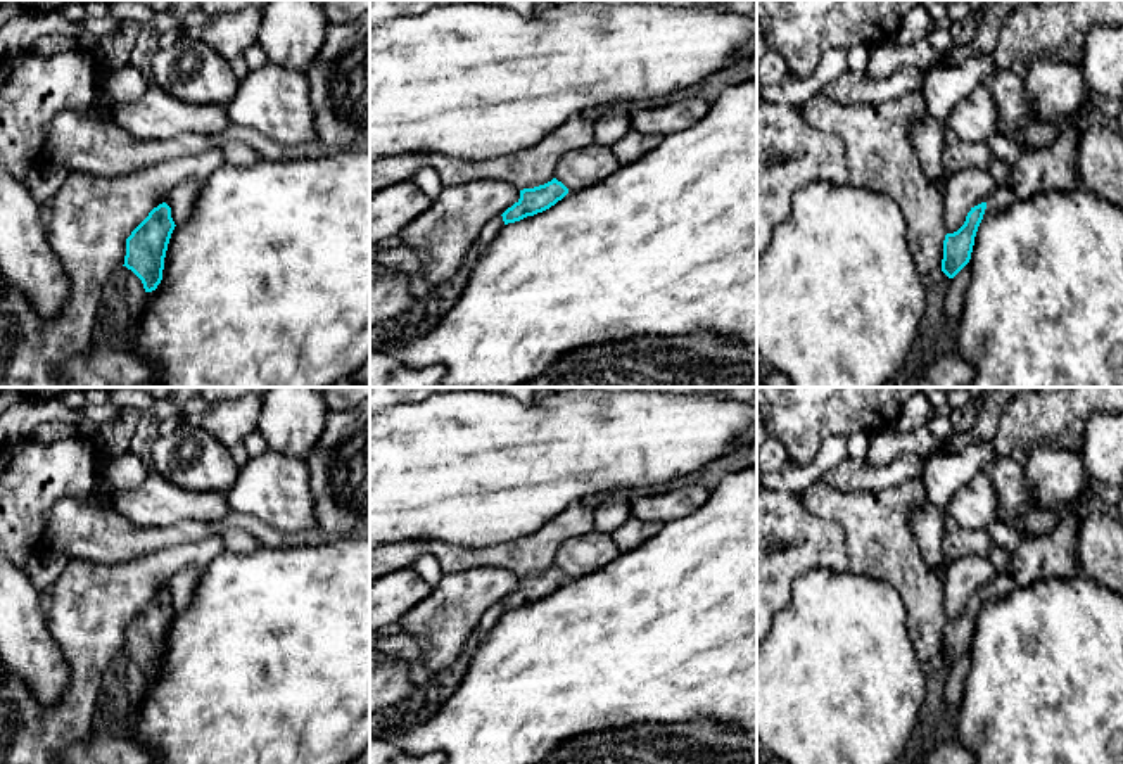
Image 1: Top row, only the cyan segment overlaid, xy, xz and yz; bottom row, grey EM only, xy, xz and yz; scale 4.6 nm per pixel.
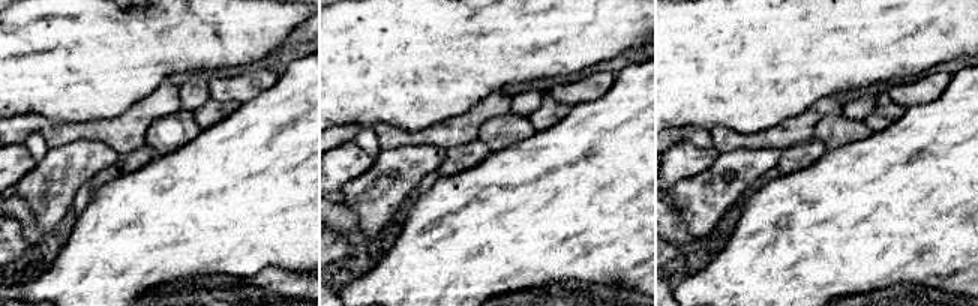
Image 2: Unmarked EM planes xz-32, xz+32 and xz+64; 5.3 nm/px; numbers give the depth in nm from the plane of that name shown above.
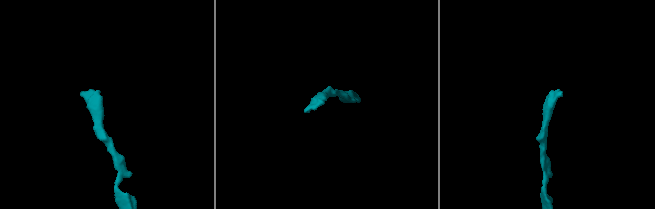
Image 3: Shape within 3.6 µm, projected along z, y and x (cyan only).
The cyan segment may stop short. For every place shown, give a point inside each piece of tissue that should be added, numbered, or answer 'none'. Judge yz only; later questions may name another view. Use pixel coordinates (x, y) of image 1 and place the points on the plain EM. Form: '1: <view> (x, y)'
1: yz (1054, 555)

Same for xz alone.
none

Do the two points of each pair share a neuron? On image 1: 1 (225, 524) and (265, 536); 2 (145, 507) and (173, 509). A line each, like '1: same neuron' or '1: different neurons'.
1: same neuron
2: same neuron

